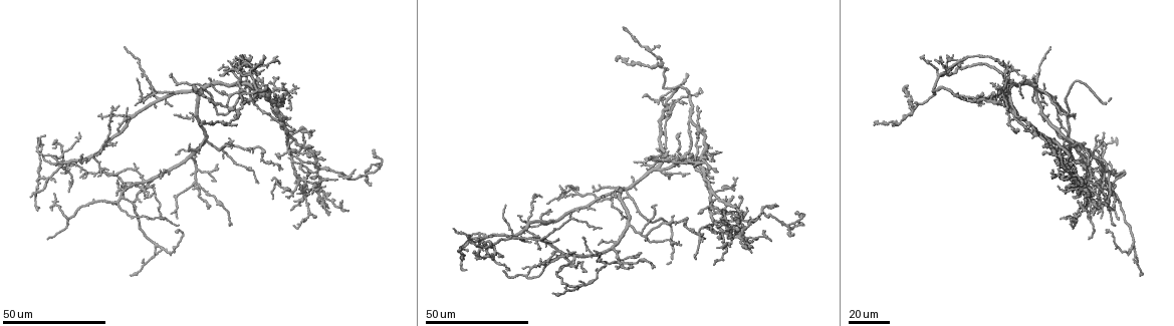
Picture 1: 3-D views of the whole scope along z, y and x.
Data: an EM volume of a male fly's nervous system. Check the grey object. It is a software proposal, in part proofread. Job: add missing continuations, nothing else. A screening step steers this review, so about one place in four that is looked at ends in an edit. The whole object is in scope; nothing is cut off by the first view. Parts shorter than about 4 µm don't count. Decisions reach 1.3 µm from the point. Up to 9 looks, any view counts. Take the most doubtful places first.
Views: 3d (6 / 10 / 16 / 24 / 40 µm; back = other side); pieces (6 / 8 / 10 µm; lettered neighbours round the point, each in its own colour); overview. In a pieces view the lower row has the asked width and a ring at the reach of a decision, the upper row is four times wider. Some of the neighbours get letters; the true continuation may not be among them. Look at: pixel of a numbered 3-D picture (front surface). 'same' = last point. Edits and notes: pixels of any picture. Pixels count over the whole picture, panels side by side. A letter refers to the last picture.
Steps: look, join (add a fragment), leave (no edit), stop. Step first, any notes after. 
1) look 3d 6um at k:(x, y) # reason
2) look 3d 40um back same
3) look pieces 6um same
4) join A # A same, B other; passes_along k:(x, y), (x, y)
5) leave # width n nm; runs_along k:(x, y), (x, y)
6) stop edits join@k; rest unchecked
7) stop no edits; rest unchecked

look 3d 24um at 1:(596, 211) # thin end

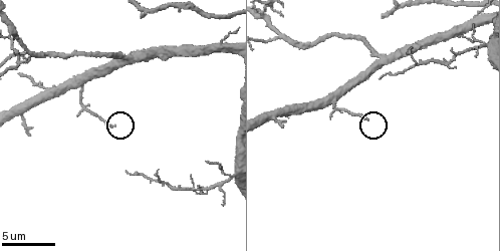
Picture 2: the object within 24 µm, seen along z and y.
look pieces 8um at 2:(114, 124) # see the neighbours

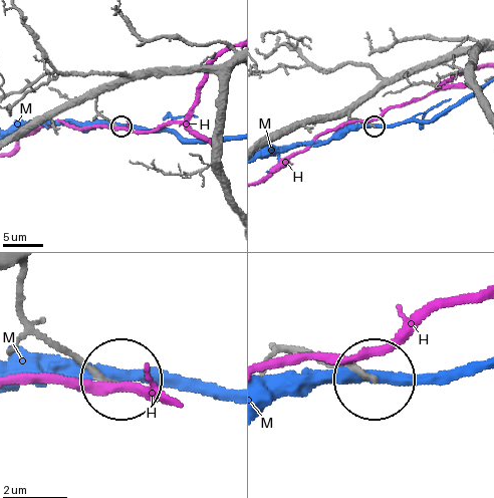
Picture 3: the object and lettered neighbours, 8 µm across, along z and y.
leave # H other, M other; runs_along 3:(284, 350), (371, 377); none of them fits

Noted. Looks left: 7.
look 3d 24um at 1:(286, 118) # an open end

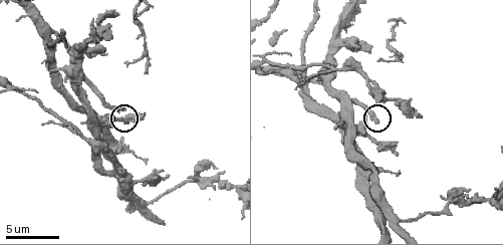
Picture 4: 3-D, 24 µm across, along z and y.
look pieces 8um at 4:(121, 109) # what lies round it

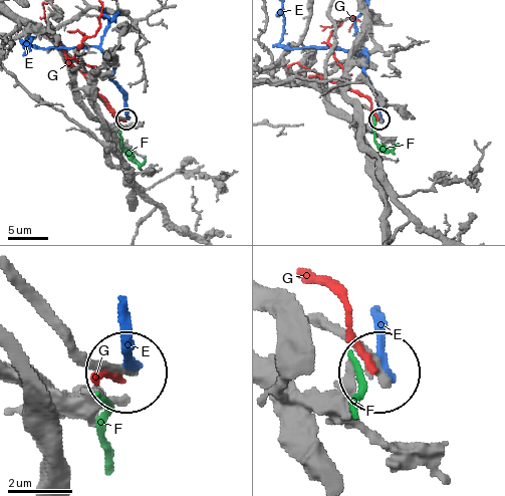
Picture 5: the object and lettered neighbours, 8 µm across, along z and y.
leave # width 260 nm; E other, F other, G other; runs_along 5:(22, 294), (71, 342), (124, 373); no lettered fragment goes on from it

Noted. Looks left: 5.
look 3d 24um at 1:(680, 167) # free end

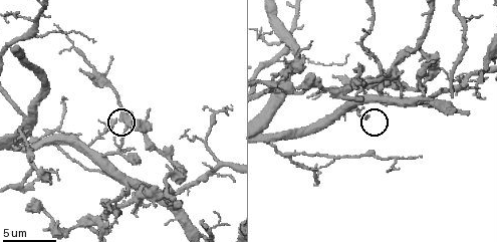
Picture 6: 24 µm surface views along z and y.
look pieces 8um at 6:(114, 120)

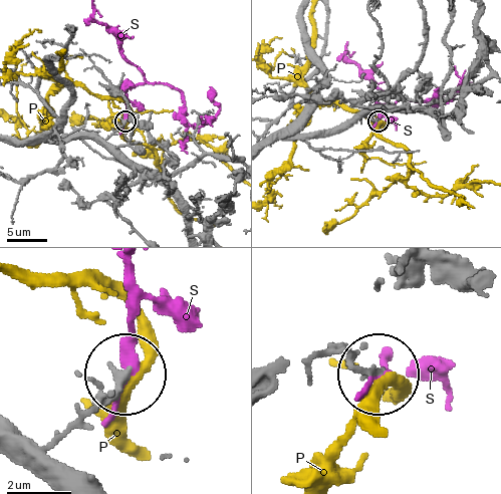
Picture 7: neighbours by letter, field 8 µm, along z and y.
leave # width 290 nm; P other, S other; no lettered fragment goes on from it

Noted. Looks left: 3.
look 3d 24um at 1:(706, 130) # an open end

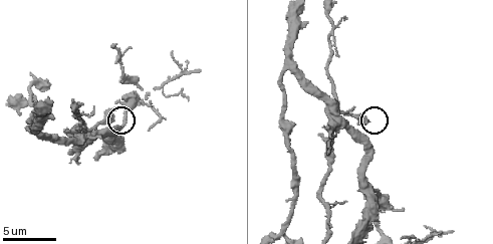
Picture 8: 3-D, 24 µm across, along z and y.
look 3d 6um at 8:(114, 109)

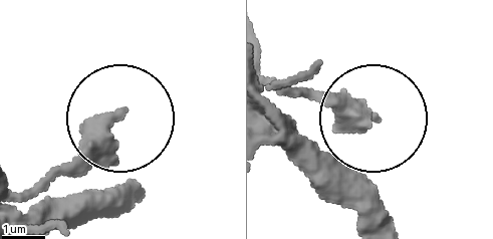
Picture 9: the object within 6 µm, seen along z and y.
look pieces 8um at 9:(118, 115)

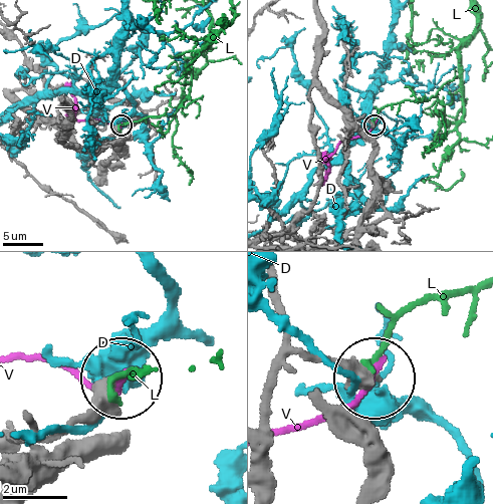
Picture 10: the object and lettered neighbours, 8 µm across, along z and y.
leave # width 370 nm; D other, L other, V other; none of them fits

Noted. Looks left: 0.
stop no edits; rest unchecked

